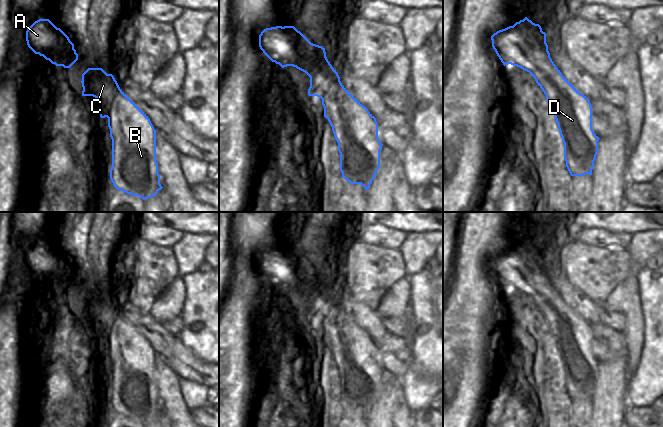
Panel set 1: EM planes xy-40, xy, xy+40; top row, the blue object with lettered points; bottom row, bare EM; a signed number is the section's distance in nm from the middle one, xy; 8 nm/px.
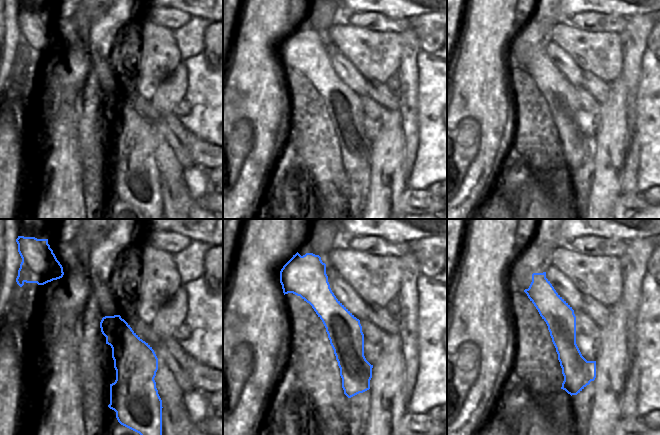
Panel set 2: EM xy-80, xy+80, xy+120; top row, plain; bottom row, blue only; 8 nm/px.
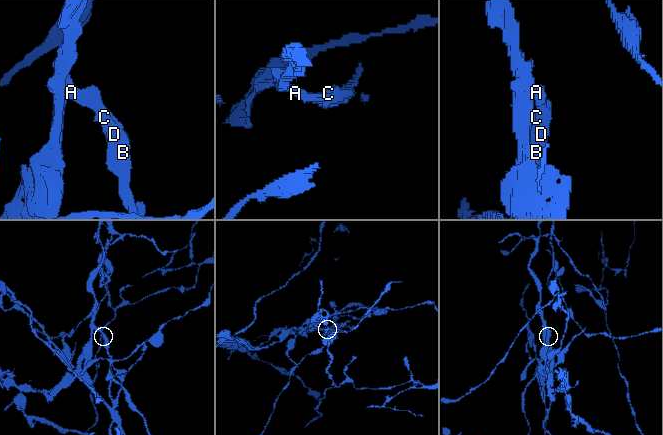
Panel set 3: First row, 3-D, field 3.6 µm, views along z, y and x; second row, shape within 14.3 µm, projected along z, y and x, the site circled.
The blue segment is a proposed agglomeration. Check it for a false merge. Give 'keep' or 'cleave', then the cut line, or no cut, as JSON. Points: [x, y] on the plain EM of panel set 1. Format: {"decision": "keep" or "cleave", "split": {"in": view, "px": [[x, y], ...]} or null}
{"decision": "cleave", "split": {"in": "xy+40", "px": [[512, 250], [525, 263], [525, 282], [521, 285], [520, 290]]}}

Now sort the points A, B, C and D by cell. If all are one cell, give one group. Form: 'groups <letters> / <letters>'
groups A / B C D

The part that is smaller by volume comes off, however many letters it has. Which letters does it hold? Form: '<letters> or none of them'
B, C, D

